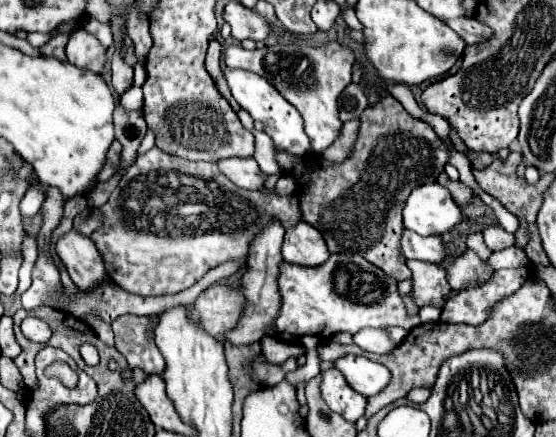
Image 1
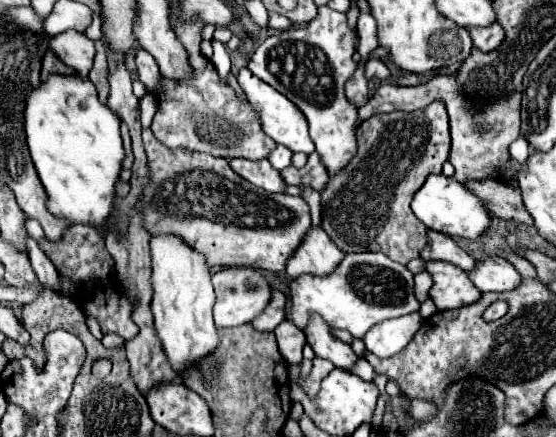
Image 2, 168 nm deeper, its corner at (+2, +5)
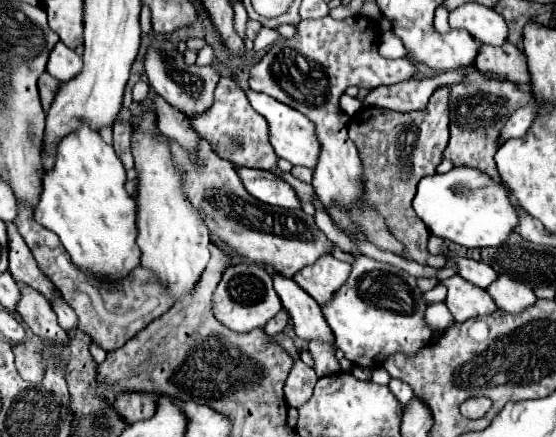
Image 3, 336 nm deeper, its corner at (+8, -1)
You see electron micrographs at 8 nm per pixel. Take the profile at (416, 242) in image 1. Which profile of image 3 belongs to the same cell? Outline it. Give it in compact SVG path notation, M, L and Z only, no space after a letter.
M453 255L453 257L459 265L459 275L463 279L467 279L469 283L473 283L481 289L487 289L497 279L497 271L491 265L475 261L475 259L467 259L467 257L457 257L457 255Z

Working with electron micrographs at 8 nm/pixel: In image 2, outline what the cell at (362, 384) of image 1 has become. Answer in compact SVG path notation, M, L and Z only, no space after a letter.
M317 315L309 321L305 335L307 335L307 343L313 347L315 355L331 361L339 369L349 371L359 361L359 355L351 349L351 345L333 337L329 331L329 325Z

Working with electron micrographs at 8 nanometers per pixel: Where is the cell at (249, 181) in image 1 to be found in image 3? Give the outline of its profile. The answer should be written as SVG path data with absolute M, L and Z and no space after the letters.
M237 169L245 189L255 199L275 205L275 207L287 207L287 209L301 209L301 201L293 187L285 183L281 177L275 177L271 171L261 169Z

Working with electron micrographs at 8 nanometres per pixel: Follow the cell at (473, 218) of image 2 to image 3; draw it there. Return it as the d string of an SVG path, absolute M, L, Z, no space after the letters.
M453 167L449 173L423 177L413 209L433 235L463 247L499 247L519 225L517 205L511 201L507 185L503 181L493 183L489 175L475 171L475 167Z

